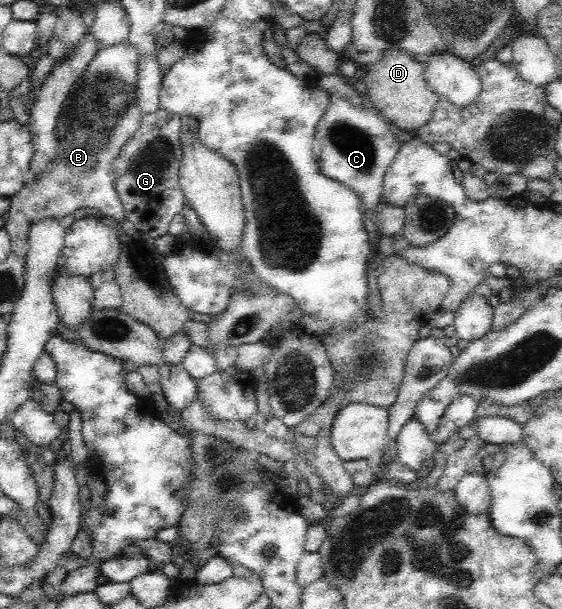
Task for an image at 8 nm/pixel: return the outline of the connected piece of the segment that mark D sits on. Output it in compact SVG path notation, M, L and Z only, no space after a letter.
M382 51L378 62L369 65L369 71L365 74L362 83L359 85L369 105L373 106L392 125L396 125L402 130L415 133L419 128L428 124L437 102L440 97L430 90L426 79L424 79L424 64L418 62L404 51Z

